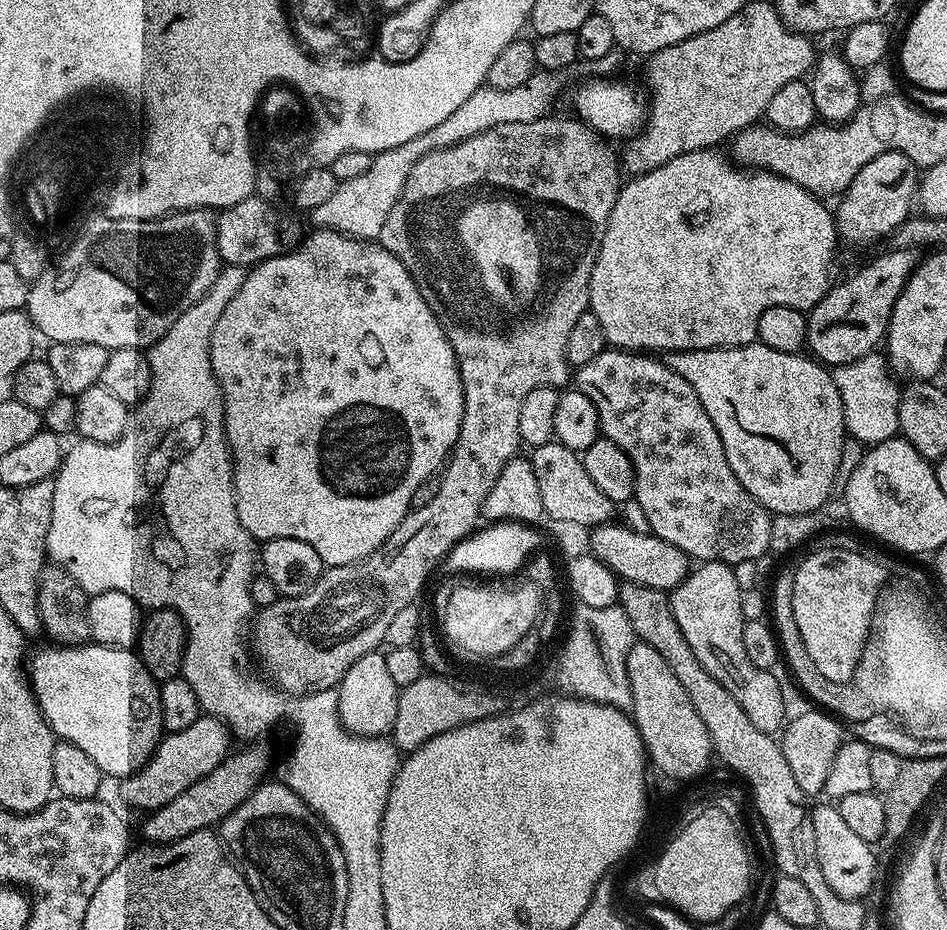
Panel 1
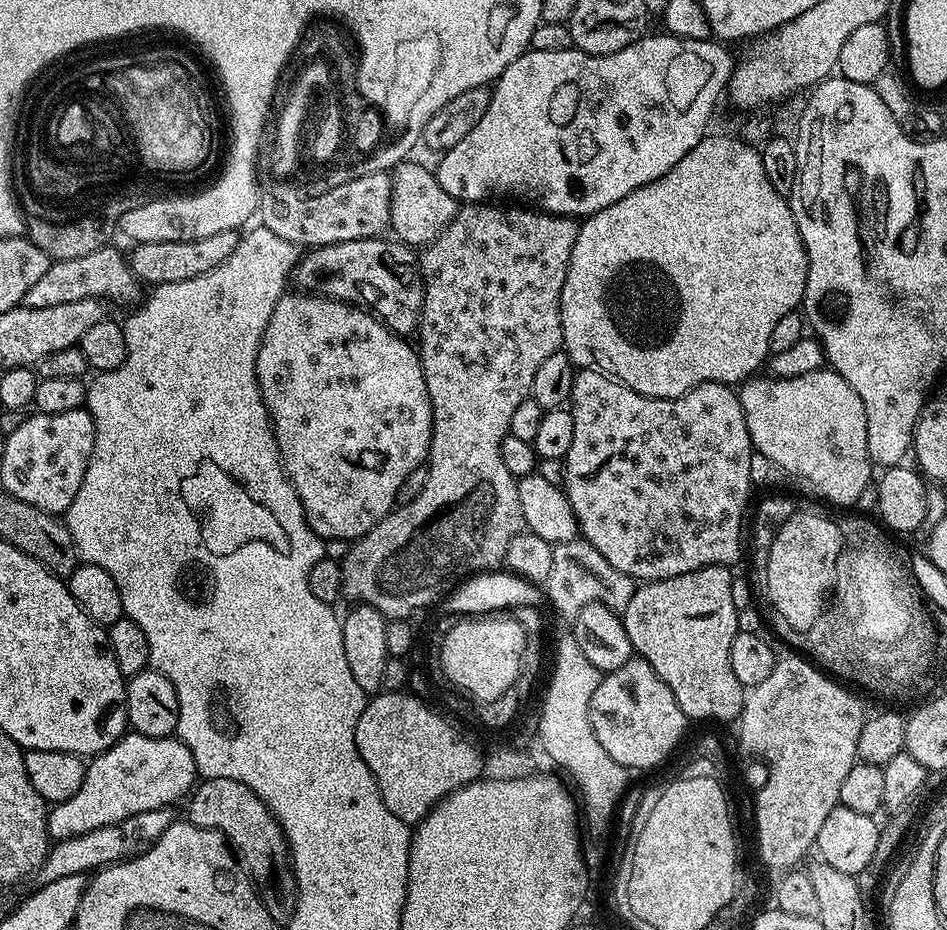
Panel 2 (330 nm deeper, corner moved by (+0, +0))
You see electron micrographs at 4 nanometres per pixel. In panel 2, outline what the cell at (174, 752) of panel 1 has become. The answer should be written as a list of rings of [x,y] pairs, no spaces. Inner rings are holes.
[[[129,731],[105,752],[91,757],[78,794],[48,808],[48,835],[59,842],[98,830],[98,826],[117,824],[139,812],[167,808],[175,805],[179,796],[187,797],[197,780],[194,758],[180,739],[150,738]]]

